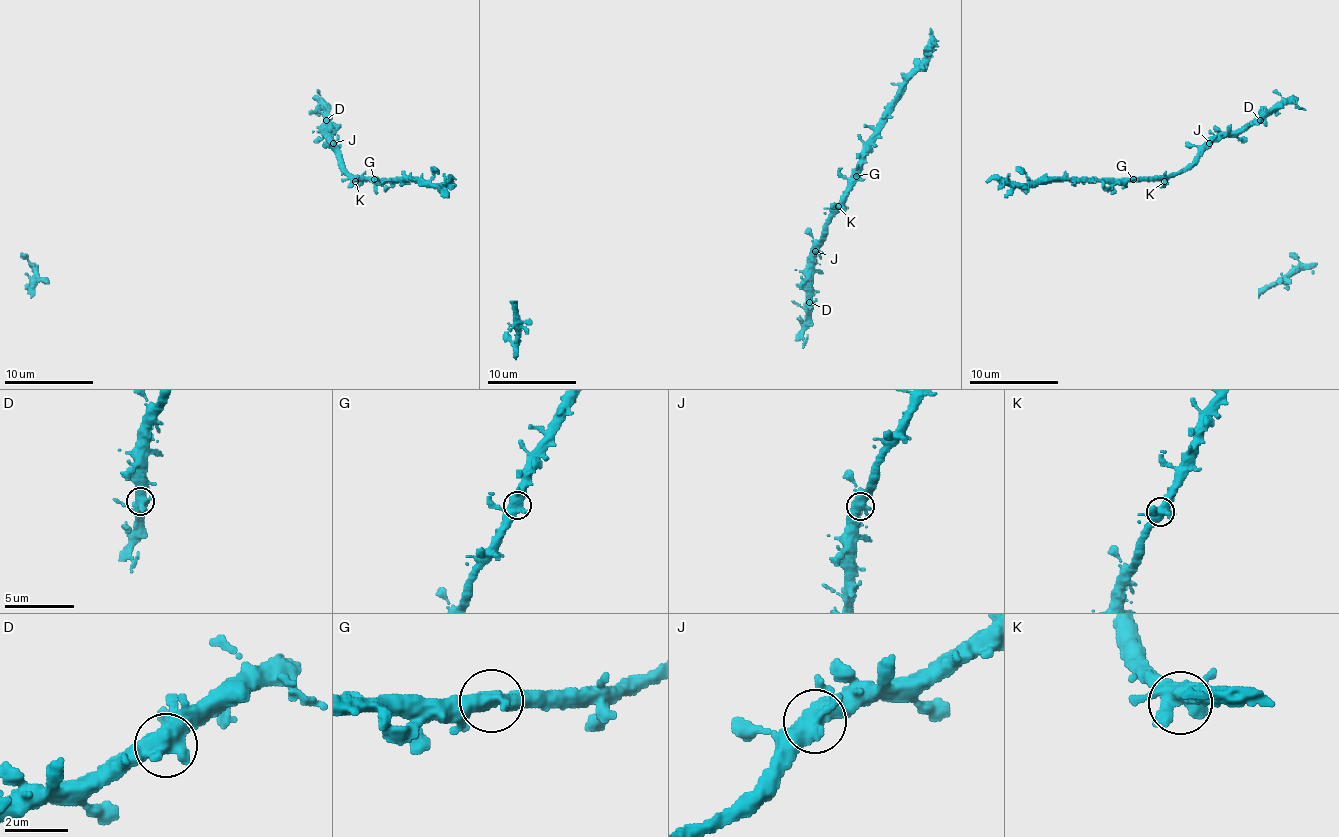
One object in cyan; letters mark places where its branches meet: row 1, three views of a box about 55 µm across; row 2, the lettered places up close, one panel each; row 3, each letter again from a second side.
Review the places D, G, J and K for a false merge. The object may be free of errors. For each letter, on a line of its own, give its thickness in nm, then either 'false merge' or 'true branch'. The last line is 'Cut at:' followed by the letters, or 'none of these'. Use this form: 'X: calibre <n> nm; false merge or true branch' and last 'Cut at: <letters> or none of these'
D: calibre 500 nm; true branch
G: calibre 440 nm; true branch
J: calibre 440 nm; true branch
K: calibre 440 nm; true branch
Cut at: none of these

